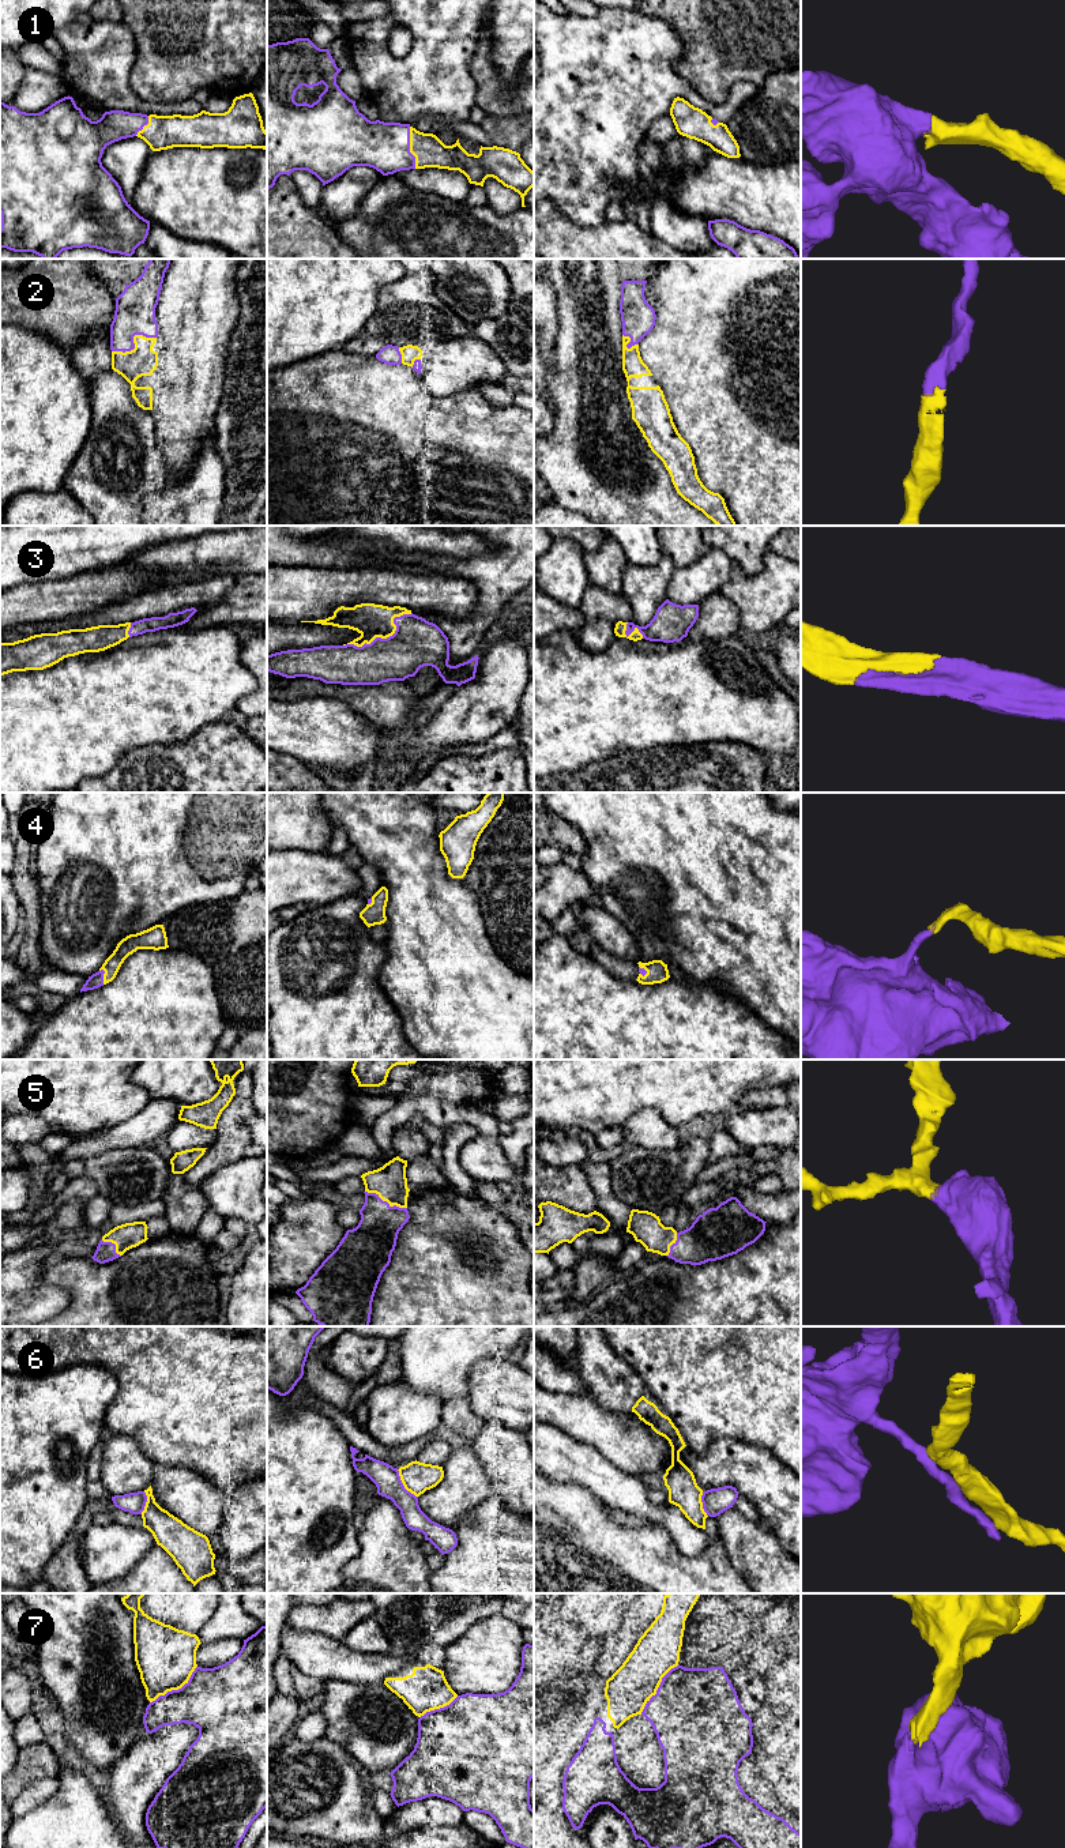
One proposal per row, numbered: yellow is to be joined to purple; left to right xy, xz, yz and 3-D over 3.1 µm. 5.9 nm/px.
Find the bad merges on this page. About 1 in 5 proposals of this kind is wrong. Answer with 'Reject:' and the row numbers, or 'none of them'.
Reject: 6

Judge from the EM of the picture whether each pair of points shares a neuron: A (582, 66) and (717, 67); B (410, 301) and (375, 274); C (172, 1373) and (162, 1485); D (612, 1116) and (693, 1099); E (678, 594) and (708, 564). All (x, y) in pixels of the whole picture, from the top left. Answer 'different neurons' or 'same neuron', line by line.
A: different neurons
B: different neurons
C: different neurons
D: same neuron
E: same neuron

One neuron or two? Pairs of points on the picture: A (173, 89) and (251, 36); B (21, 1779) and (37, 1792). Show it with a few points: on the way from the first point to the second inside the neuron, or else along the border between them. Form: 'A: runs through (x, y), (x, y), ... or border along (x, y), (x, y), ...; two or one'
A: runs through (192, 70), (226, 36), (232, 36); one
B: border along (56, 1776), (45, 1776), (32, 1781), (14, 1801); two

